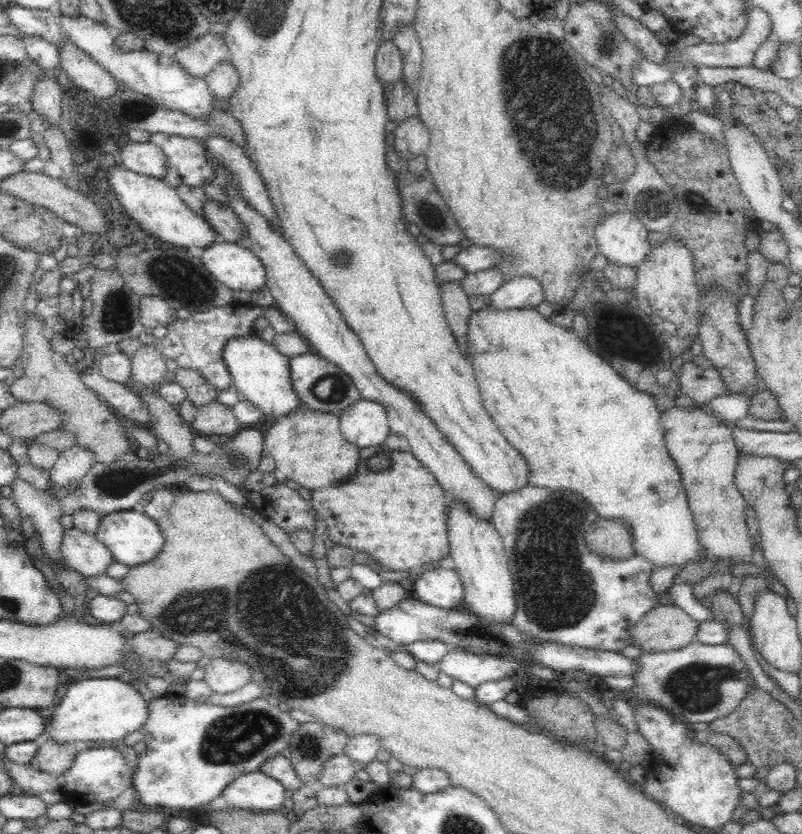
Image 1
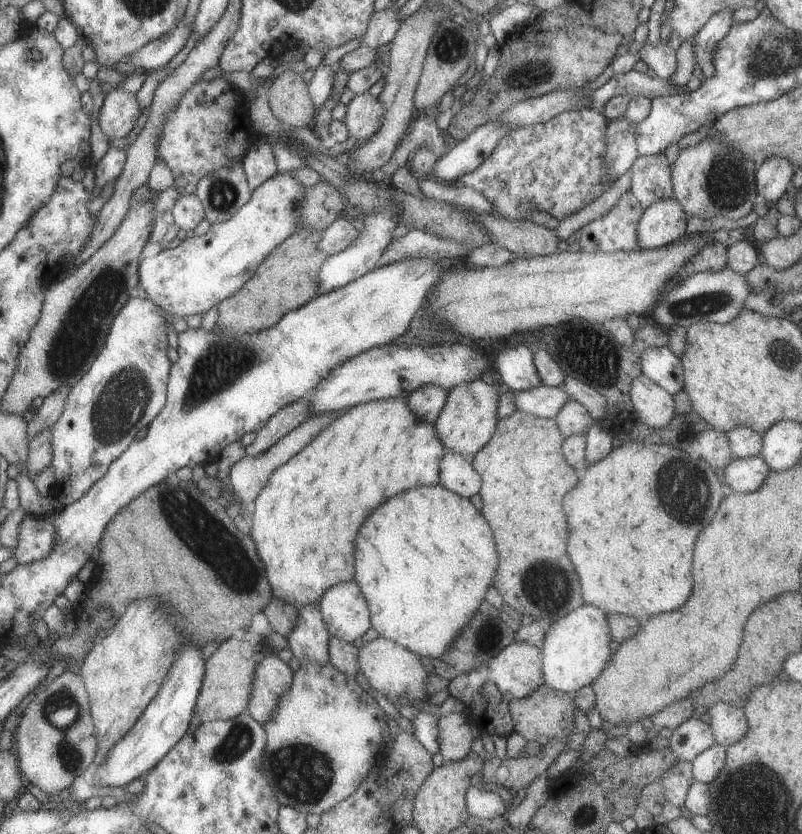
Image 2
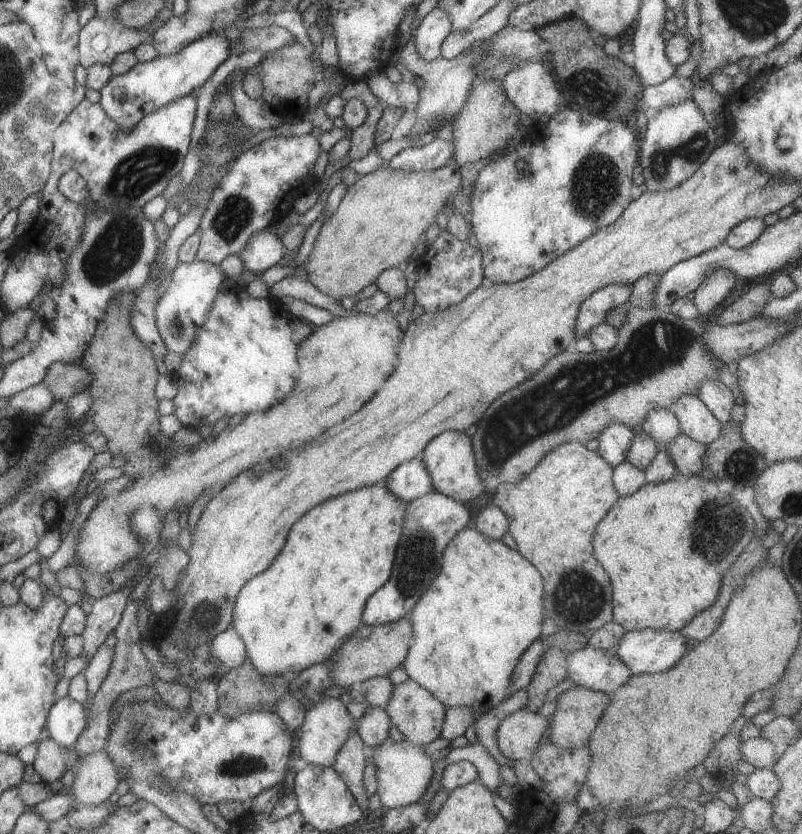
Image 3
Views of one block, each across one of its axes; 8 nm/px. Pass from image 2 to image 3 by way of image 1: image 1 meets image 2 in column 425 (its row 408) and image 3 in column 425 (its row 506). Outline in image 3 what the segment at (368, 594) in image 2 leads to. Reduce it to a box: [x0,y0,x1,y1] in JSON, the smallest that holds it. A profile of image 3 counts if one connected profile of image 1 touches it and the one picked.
[402,524,545,709]

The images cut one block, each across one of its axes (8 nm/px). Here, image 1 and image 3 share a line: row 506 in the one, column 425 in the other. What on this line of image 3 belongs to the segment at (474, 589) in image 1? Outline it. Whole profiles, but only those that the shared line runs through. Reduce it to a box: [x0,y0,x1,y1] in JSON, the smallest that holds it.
[421,430,486,504]

